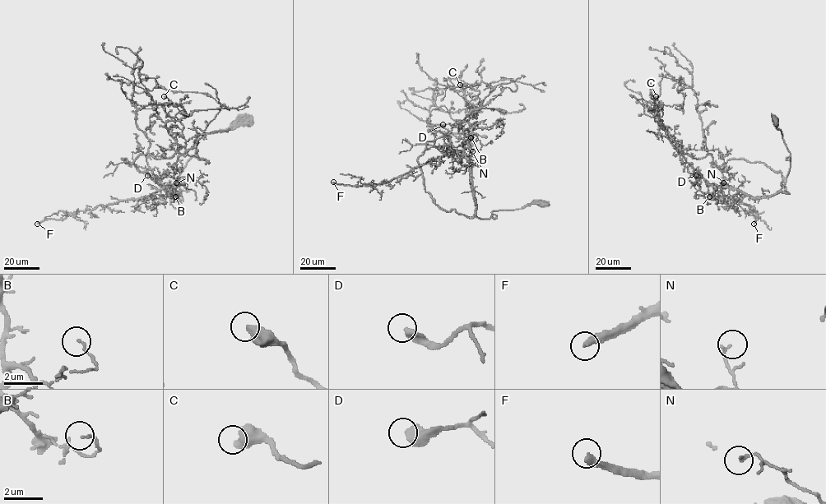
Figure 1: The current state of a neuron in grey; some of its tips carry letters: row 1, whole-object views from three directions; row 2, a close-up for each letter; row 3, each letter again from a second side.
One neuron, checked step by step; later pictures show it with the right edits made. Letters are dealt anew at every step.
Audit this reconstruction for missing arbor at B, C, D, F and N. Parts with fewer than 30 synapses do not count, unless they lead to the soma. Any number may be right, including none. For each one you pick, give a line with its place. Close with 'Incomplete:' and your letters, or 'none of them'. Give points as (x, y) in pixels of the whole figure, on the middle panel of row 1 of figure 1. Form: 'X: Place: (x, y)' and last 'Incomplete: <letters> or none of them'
F: Place: (333, 182)
Incomplete: F

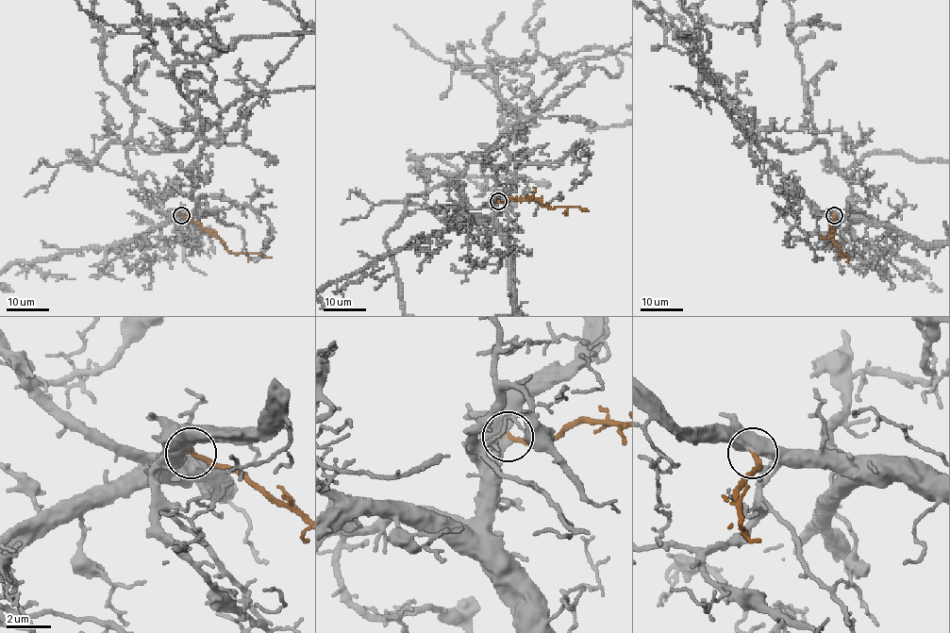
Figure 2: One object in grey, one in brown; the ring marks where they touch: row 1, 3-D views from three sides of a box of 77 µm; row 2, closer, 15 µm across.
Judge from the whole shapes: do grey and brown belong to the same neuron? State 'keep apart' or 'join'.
join

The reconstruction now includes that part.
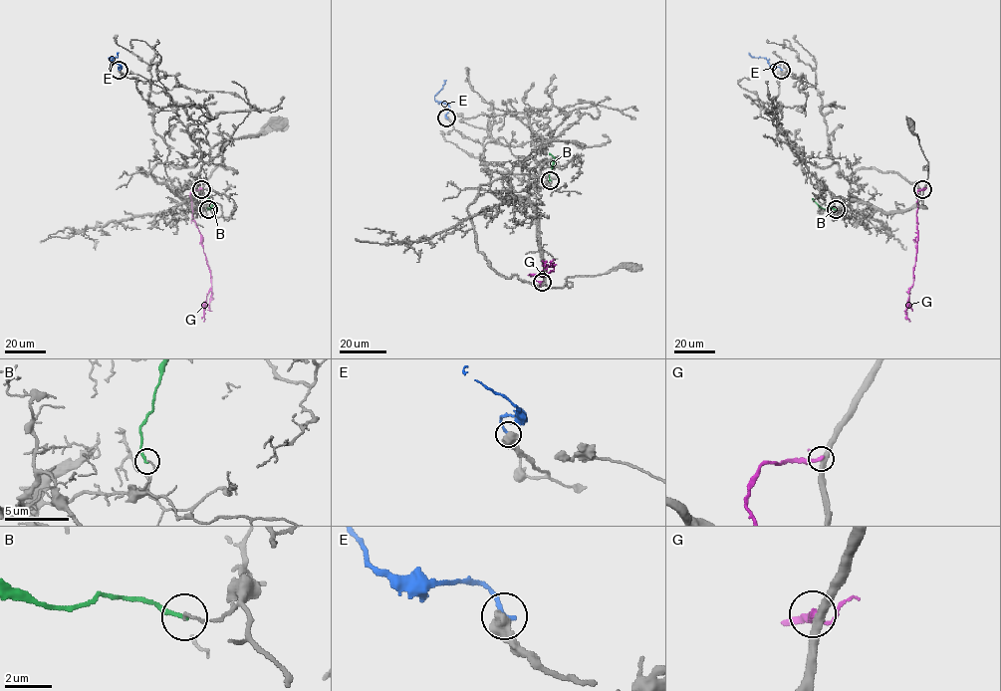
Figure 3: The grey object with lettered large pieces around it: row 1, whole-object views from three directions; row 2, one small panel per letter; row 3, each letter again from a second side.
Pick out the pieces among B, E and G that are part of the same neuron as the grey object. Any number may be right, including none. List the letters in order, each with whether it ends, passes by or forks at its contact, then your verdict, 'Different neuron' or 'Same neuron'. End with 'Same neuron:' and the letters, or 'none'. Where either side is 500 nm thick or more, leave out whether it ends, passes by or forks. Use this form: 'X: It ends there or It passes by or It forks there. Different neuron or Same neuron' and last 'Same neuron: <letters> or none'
B: It ends there. Different neuron
E: Different neuron
G: It ends there. Different neuron
Same neuron: none

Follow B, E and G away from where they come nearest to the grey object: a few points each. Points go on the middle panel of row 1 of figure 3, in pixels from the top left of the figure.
B: (550, 180), (549, 173), (555, 159), (549, 154)
E: (446, 117), (448, 105), (434, 100), (446, 81)
G: (542, 281), (529, 275), (544, 275), (554, 270), (545, 262), (544, 267)

